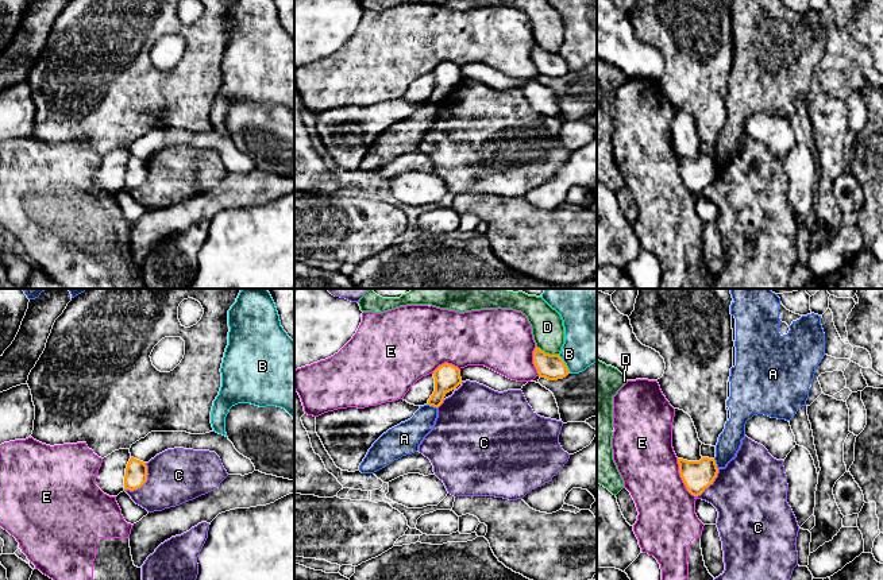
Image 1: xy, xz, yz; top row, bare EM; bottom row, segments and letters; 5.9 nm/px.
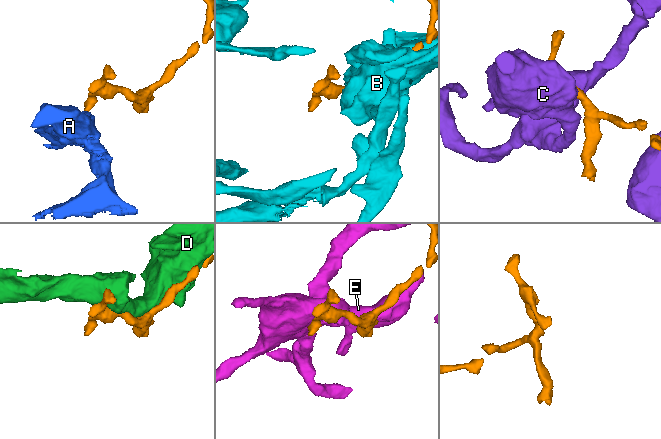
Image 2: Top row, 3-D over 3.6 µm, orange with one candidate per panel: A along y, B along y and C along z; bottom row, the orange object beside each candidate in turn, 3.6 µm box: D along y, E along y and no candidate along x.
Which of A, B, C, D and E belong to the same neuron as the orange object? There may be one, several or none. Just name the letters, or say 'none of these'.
none of these

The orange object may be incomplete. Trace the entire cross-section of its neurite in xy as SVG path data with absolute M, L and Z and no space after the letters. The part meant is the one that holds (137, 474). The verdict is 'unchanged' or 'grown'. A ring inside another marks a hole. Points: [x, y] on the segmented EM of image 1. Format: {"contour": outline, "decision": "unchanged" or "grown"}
{"contour": "M131 457L126 468L124 490L140 488L147 482L147 475L146 463Z", "decision": "unchanged"}

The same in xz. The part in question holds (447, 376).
{"contour": "M444 363L433 371L435 391L428 399L429 406L439 407L447 393L455 390L460 383L460 370L452 364Z", "decision": "unchanged"}

